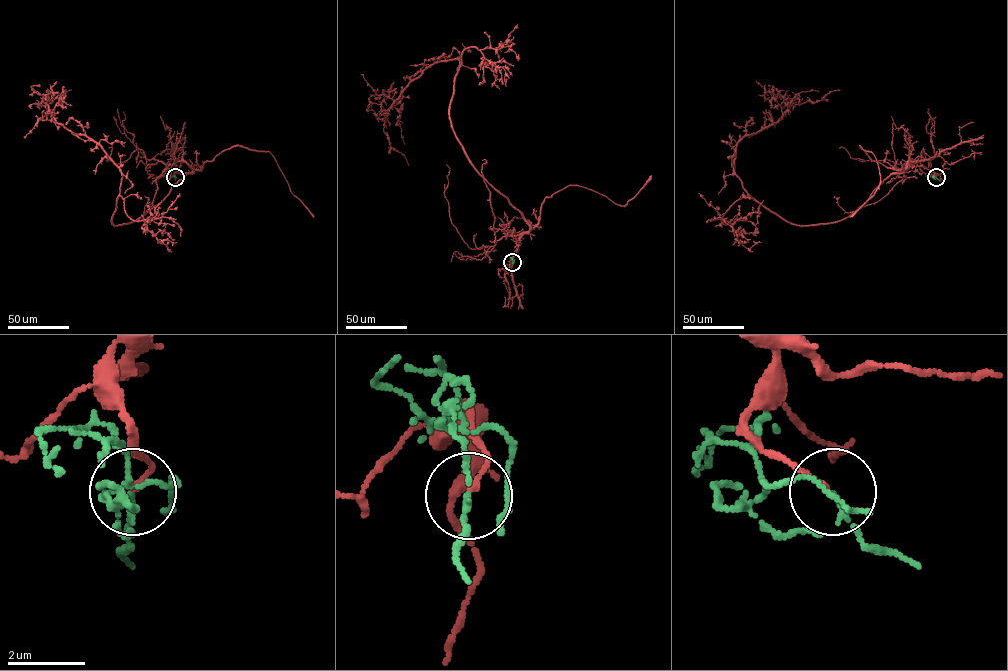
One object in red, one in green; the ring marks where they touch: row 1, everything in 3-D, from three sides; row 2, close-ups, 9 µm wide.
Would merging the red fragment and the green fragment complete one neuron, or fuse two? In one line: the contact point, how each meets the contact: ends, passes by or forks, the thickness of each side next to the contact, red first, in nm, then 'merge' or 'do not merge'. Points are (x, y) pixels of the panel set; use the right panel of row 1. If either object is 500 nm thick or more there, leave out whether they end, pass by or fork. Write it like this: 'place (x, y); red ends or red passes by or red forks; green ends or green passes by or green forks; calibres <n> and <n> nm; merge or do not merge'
place (936, 177); red ends; green passes by; calibres 140 and 110 nm; merge

